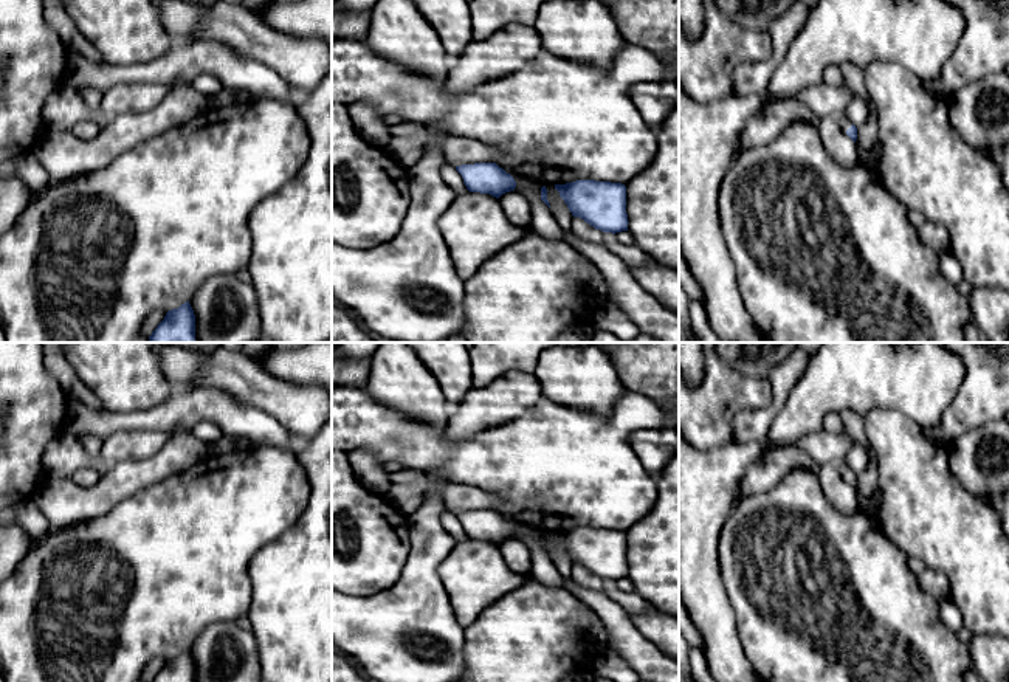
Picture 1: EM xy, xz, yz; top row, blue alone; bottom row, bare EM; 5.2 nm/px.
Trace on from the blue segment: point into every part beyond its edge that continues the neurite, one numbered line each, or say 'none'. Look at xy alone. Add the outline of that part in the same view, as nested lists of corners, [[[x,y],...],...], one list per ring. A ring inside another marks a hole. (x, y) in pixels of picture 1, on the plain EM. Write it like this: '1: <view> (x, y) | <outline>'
none

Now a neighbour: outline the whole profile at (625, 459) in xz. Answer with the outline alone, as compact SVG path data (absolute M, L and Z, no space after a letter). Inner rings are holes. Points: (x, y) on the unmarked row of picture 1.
M332 384L332 451L349 454L367 450L400 470L440 474L451 484L476 487L499 498L494 508L507 521L530 525L541 533L566 532L577 527L629 530L643 519L656 504L657 479L646 473L629 445L629 434L637 429L674 428L663 409L649 397L625 391L608 415L586 412L558 405L546 397L525 409L516 420L482 429L463 440L448 440L445 428L434 429L374 400L366 388Z

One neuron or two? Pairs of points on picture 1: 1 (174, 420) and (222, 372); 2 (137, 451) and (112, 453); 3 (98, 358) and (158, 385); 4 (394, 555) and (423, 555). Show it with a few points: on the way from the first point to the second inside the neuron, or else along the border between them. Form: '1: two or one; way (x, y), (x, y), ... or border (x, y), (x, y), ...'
1: two; border (196, 386), (219, 388), (241, 402)
2: one; way (130, 451), (118, 451)
3: one; way (113, 360), (135, 382), (143, 385)
4: two; border (406, 526), (409, 557), (402, 575), (389, 586)

